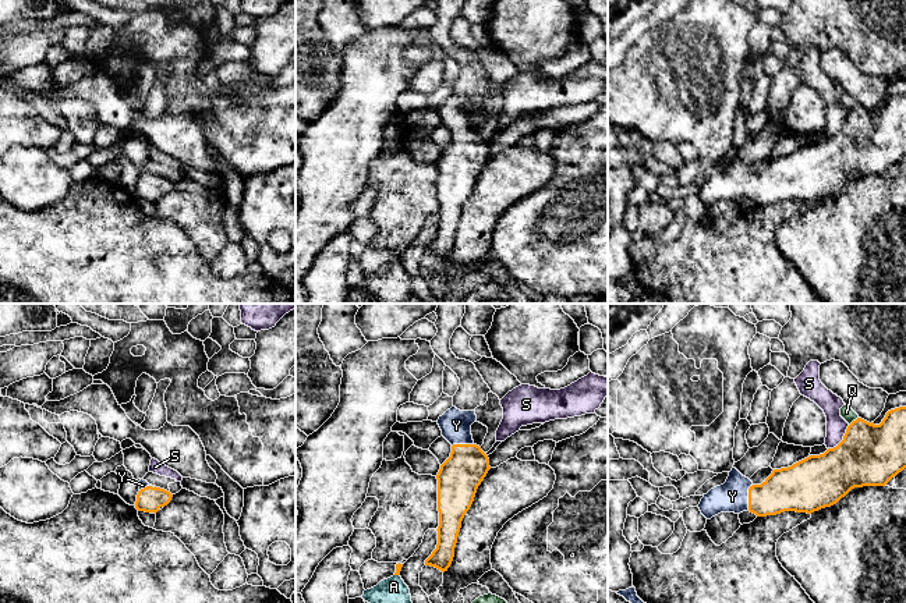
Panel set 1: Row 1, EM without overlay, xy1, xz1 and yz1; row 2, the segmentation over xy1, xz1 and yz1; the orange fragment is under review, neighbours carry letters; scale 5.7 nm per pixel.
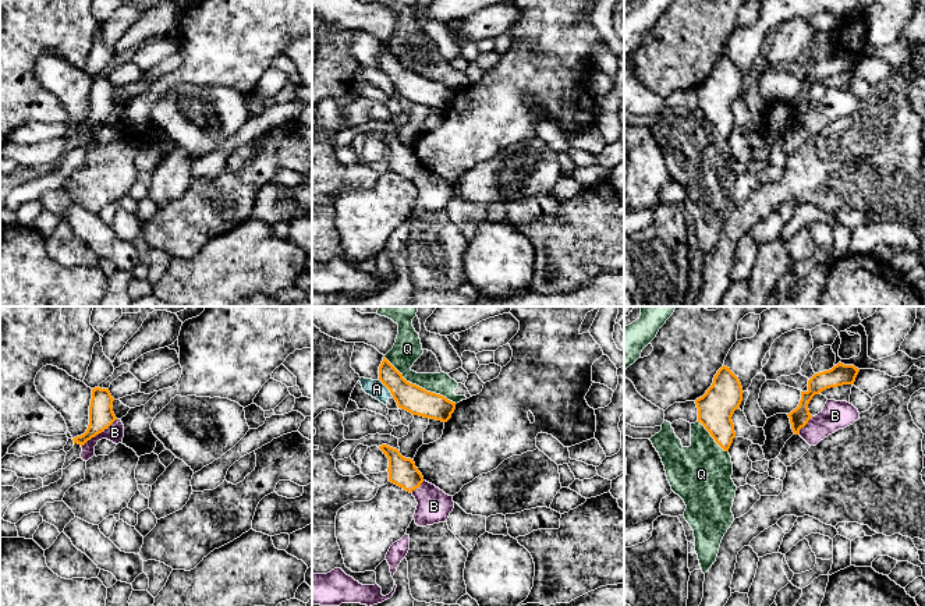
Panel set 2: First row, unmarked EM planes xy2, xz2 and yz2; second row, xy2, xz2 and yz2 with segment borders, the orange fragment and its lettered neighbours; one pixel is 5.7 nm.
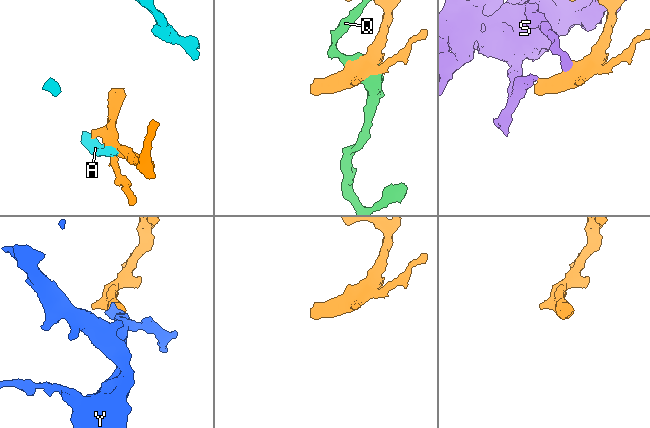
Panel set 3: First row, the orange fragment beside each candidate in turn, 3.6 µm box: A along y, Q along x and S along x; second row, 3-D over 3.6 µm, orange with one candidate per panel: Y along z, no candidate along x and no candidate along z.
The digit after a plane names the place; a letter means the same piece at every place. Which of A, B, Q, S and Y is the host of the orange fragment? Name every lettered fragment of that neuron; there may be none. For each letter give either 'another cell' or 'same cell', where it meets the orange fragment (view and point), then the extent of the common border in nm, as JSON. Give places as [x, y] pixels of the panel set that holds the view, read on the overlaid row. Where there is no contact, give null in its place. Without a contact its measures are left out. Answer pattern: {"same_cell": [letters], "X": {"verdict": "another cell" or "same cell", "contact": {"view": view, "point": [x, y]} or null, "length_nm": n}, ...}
{"same_cell": ["Y"], "A": {"verdict": "another cell", "contact": {"view": "xz2", "point": [387, 387]}, "length_nm": 140}, "B": {"verdict": "another cell", "contact": {"view": "xy2", "point": [98, 433]}, "length_nm": 260}, "Q": {"verdict": "another cell", "contact": {"view": "xz2", "point": [418, 386]}, "length_nm": 500}, "S": {"verdict": "another cell", "contact": {"view": "yz1", "point": [843, 439]}, "length_nm": 190}, "Y": {"verdict": "same cell", "contact": {"view": "yz1", "point": [749, 497]}, "length_nm": 160}}

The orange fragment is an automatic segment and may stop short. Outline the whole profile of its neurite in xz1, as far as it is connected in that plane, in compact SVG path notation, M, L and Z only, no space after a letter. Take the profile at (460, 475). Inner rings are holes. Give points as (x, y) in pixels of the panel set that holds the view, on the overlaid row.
M452 407L436 422L442 436L452 444L452 453L436 475L438 545L425 560L425 565L445 572L454 557L461 521L491 467L488 455L473 440L471 425L477 422L475 411Z

